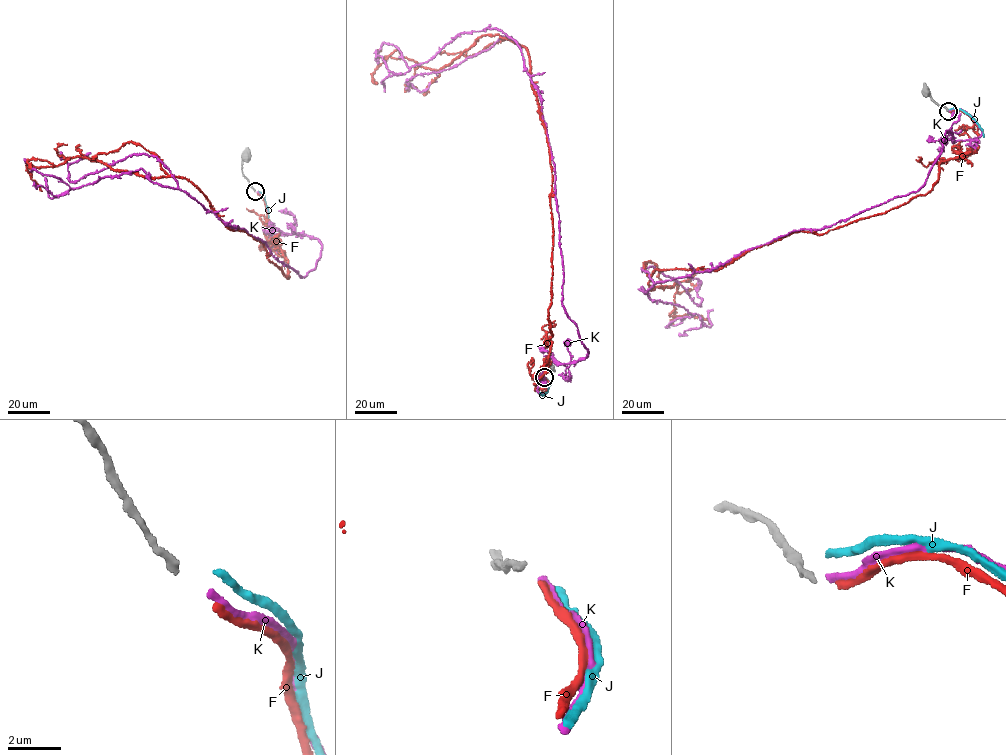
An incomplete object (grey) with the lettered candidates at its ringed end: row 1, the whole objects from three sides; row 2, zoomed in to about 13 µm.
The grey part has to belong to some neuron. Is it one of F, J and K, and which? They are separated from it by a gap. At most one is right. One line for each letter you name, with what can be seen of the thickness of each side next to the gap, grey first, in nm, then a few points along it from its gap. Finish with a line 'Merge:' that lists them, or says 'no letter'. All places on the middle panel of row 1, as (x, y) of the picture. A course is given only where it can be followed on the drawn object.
K: 280/240 nm | via (545, 377), (540, 395), (547, 363), (588, 351), (521, 48), (487, 28), (408, 67), (393, 45), (375, 57)
Merge: K

